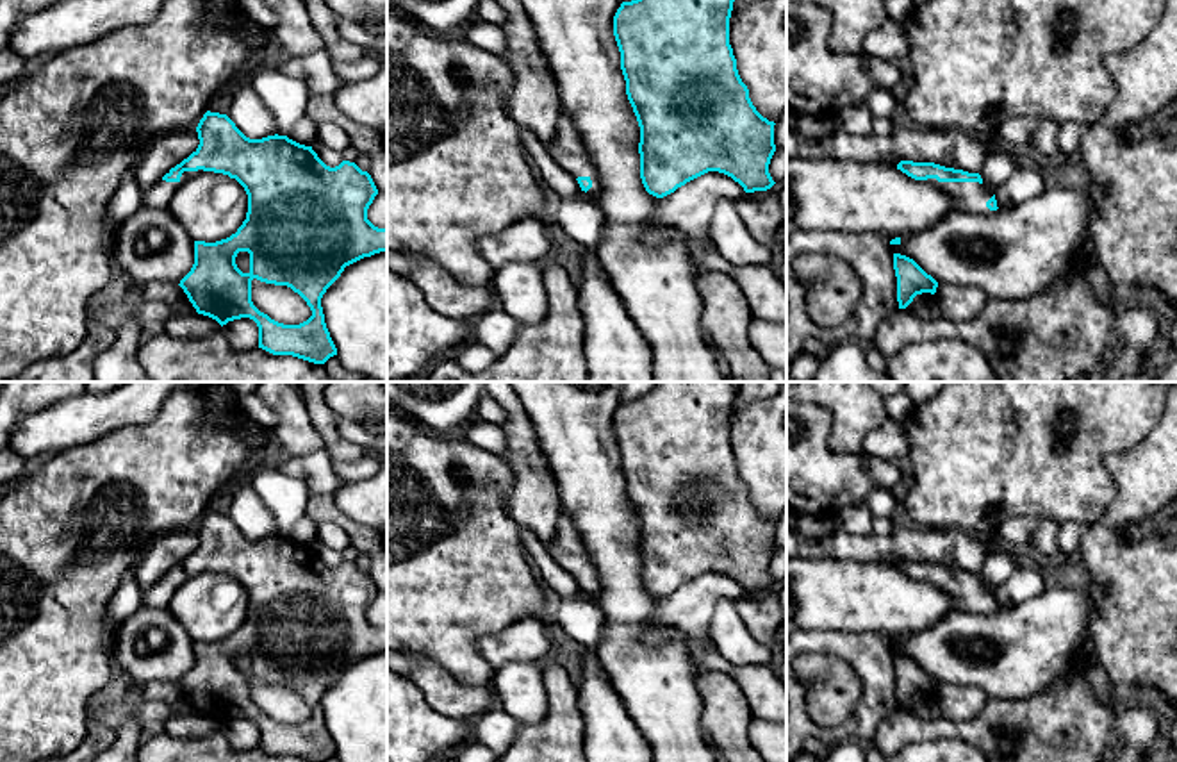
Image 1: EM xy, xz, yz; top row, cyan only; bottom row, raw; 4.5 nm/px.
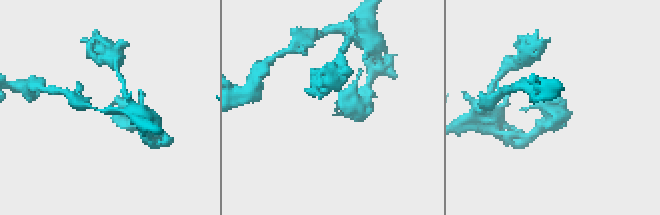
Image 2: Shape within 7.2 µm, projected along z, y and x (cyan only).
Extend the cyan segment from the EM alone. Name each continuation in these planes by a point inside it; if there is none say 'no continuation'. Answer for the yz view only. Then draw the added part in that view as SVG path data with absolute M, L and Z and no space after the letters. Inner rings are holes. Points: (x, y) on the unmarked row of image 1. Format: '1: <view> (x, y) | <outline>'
1: yz (969, 596) | M927 578L924 582L949 594L959 612L972 612L983 616L995 612L986 607L986 601L993 594L979 582L938 582L936 578Z

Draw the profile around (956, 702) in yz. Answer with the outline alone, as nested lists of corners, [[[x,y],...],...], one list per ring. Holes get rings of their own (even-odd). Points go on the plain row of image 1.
[[[938,683],[934,698],[940,703],[940,716],[961,723],[972,719],[986,703],[986,696],[975,687]]]

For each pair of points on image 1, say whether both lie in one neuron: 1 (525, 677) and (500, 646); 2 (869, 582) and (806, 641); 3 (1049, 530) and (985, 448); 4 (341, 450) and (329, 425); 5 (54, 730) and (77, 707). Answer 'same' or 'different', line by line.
1: different
2: different
3: different
4: same
5: same

